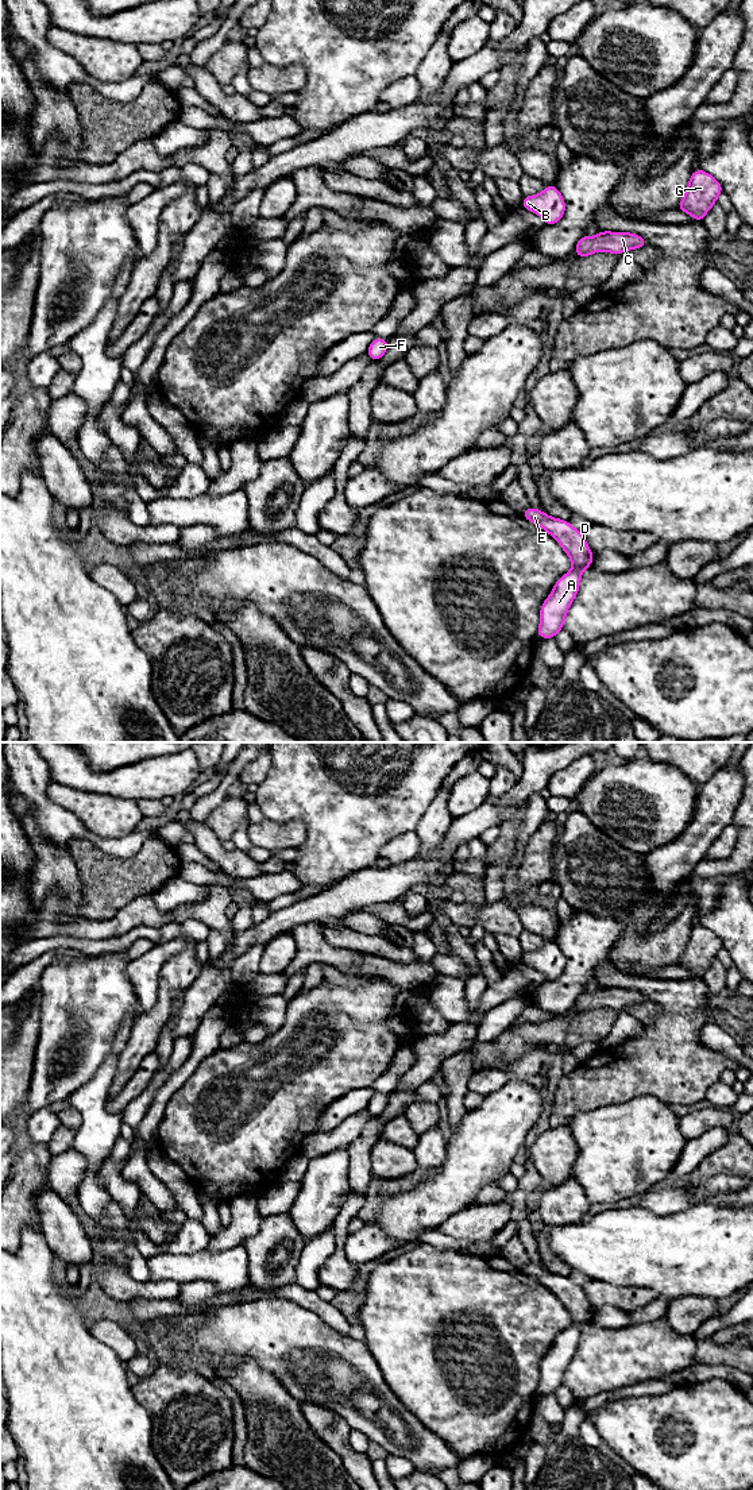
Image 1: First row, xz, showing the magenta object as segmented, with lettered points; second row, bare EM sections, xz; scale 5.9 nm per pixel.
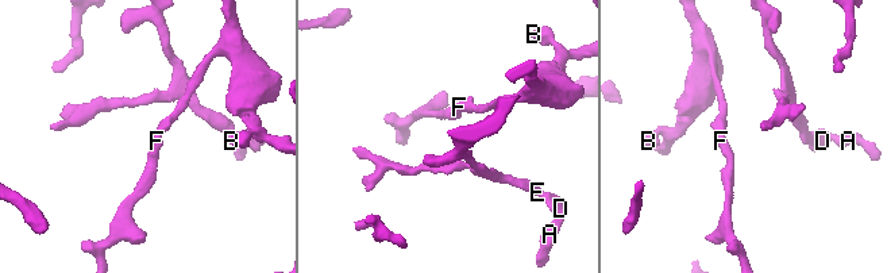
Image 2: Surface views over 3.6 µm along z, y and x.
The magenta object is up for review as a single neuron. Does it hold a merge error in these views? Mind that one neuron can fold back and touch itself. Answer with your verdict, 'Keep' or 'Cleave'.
Keep

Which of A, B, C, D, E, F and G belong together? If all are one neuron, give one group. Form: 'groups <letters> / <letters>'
groups A B C D E F G

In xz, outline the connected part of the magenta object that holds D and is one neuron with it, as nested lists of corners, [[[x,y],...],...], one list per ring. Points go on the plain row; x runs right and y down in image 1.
[[[532,1262],[521,1270],[549,1289],[572,1317],[572,1325],[555,1339],[552,1348],[540,1363],[537,1393],[555,1394],[564,1383],[565,1370],[578,1351],[582,1329],[592,1320],[595,1310],[584,1296],[583,1288],[572,1284],[568,1275],[553,1274]]]

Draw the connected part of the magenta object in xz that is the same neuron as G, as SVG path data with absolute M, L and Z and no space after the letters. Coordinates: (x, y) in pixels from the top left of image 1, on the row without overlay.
M696 925L690 933L686 950L677 965L690 969L694 977L702 977L713 961L717 960L717 954L722 947L723 943L715 933Z

